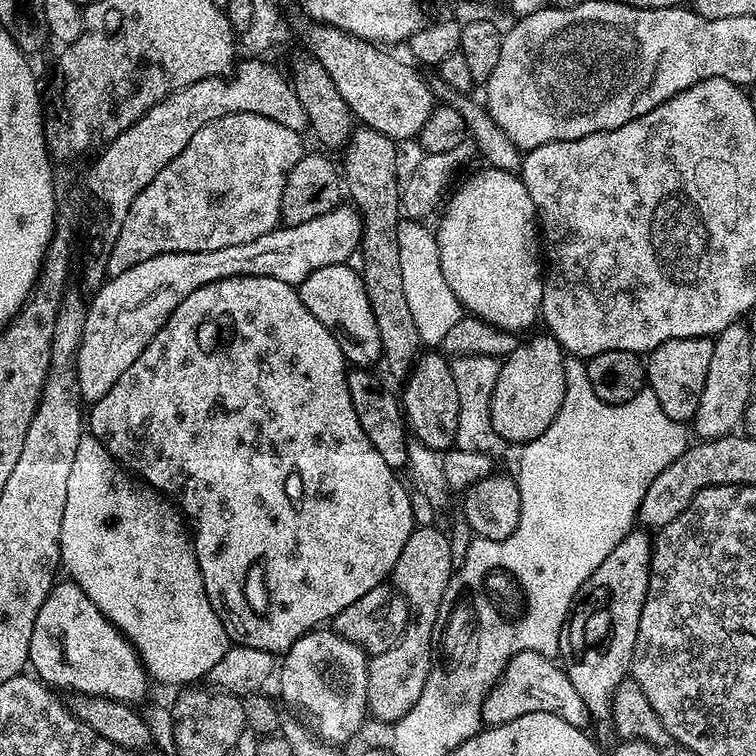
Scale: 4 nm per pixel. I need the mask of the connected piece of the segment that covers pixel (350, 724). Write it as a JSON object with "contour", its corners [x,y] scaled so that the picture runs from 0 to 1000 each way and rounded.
{"contour":[[[414,832],[377,864],[368,886],[370,915],[384,933],[407,942],[409,959],[425,980],[452,987],[475,968],[487,950],[487,874],[480,857],[452,844],[443,833]]]}

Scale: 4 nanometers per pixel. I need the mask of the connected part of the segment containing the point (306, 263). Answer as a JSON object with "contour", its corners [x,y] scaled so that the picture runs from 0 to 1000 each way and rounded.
{"contour":[[[451,272],[431,283],[421,283],[421,288],[410,288],[410,294],[366,299],[358,307],[336,315],[336,320],[315,320],[315,325],[294,325],[294,331],[267,331],[266,333],[221,333],[204,341],[193,341],[193,347],[183,347],[183,352],[172,352],[161,362],[139,369],[131,377],[127,393],[116,402],[114,431],[108,437],[108,458],[103,458],[101,470],[101,499],[106,512],[106,522],[112,530],[126,532],[140,520],[177,484],[183,468],[193,463],[193,458],[214,437],[214,431],[230,415],[230,410],[257,384],[272,378],[278,373],[288,373],[294,368],[311,365],[345,365],[347,368],[368,368],[368,373],[378,373],[396,378],[415,357],[426,357],[426,352],[460,349],[464,339],[472,337],[478,327],[479,290],[470,274]]]}

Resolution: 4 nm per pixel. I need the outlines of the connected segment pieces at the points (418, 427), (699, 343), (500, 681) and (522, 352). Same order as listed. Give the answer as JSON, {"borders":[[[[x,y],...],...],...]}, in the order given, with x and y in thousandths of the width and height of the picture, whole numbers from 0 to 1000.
{"borders":[[[[562,464],[532,512],[532,538],[541,573],[569,595],[583,601],[593,598],[602,589],[606,574],[606,516],[601,512],[597,480],[581,464]]],[[[935,444],[892,447],[870,458],[854,476],[854,508],[865,516],[876,542],[886,553],[910,558],[919,552],[929,516],[934,511],[934,495],[939,489],[939,474],[944,468],[942,450]]],[[[684,862],[642,918],[635,933],[635,950],[642,959],[655,960],[680,955],[680,950],[708,942],[733,944],[761,963],[772,963],[780,952],[770,918],[759,913],[759,902],[754,902],[745,882],[738,881],[734,872],[710,862]]],[[[725,439],[706,446],[704,450],[687,454],[663,480],[660,497],[655,505],[653,521],[649,526],[649,562],[668,586],[683,586],[683,590],[698,586],[714,578],[728,563],[728,558],[737,550],[747,525],[747,484],[749,468],[741,454]]]]}

